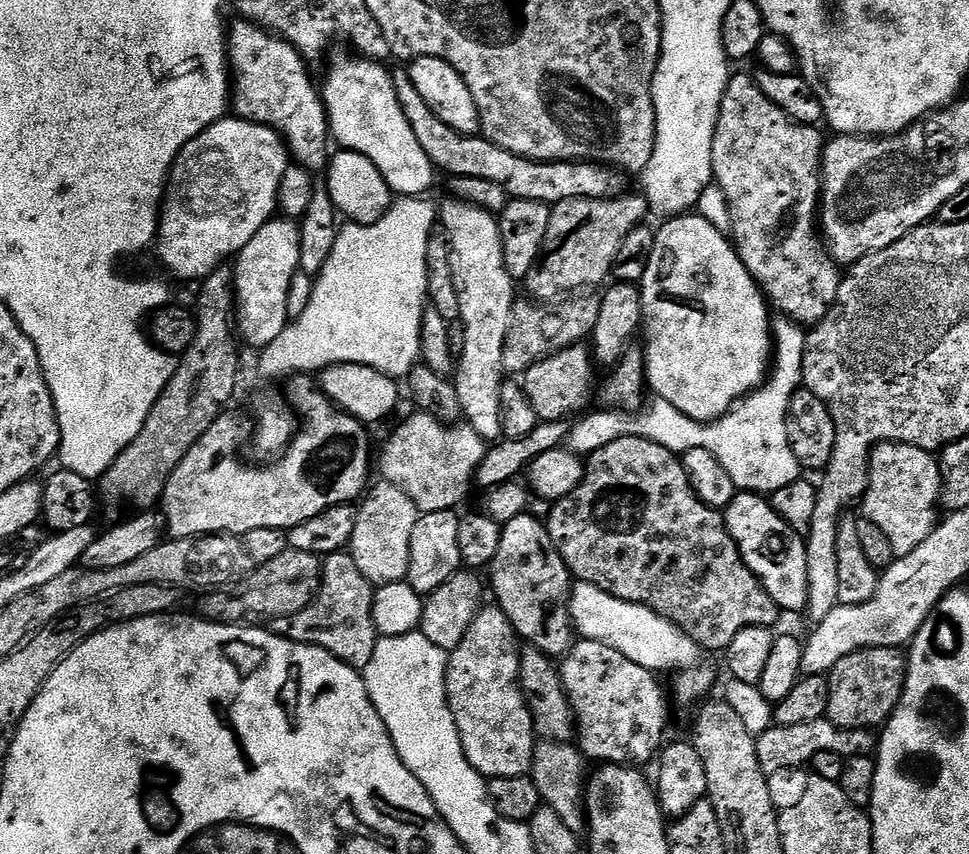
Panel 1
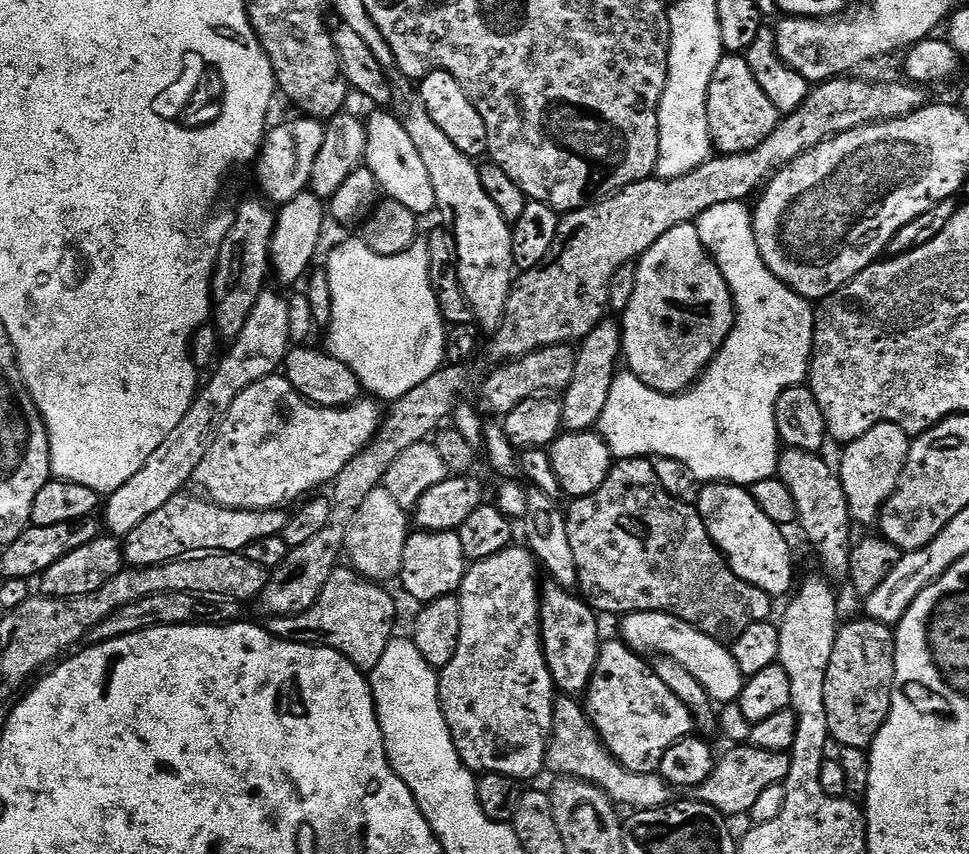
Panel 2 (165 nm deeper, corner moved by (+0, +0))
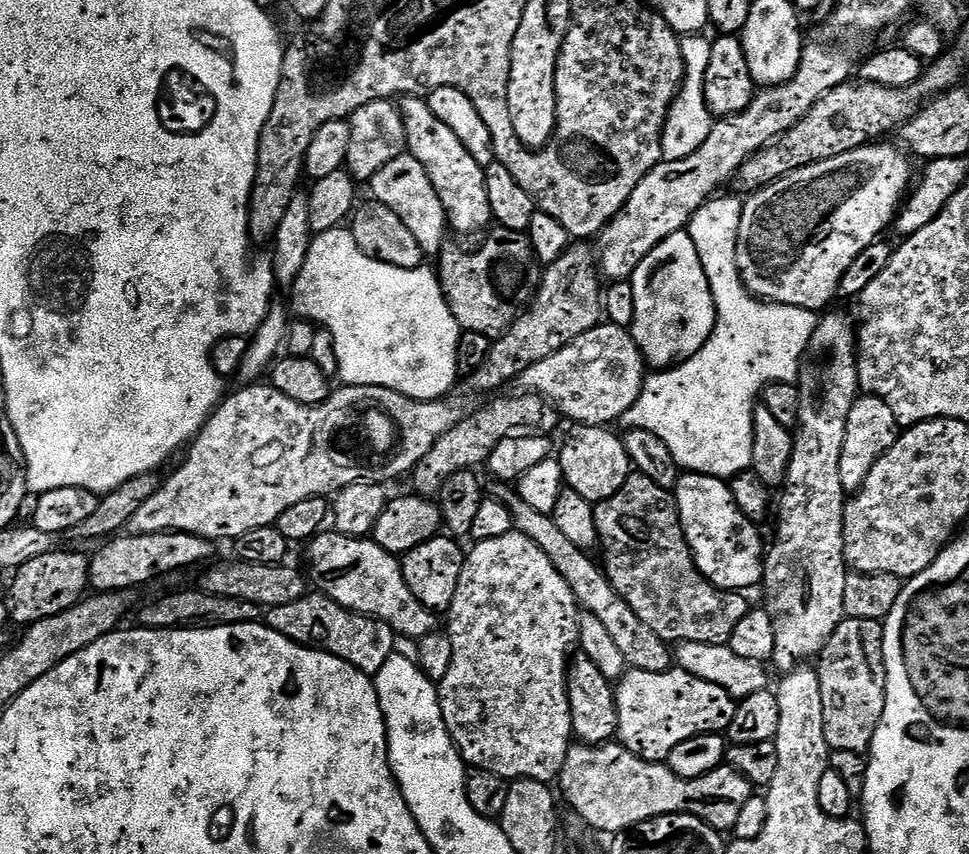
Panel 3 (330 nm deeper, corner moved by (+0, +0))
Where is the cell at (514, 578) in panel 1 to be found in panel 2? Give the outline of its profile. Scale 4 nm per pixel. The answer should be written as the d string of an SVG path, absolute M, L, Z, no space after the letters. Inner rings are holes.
M548 582L540 590L540 641L557 693L573 698L587 693L602 643L597 613L573 589Z

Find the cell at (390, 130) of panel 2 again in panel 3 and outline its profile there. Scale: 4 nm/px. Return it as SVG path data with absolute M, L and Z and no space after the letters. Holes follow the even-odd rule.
M411 154L394 158L394 162L387 163L386 166L382 166L382 170L378 170L378 174L374 174L370 188L372 188L371 199L384 203L402 218L403 225L421 244L425 257L439 257L441 247L446 240L444 232L446 233L448 228L448 216L434 186L430 186L430 178L422 162L418 162L418 158L414 158Z

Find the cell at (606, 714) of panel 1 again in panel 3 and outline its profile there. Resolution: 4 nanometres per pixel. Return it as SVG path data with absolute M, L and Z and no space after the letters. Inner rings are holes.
M676 666L666 672L628 668L615 685L618 726L616 736L638 758L653 762L667 761L670 750L686 738L703 732L727 733L734 722L737 701L722 686L706 682Z

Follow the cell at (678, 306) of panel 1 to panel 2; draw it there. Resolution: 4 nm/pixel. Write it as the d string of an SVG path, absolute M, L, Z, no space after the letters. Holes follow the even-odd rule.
M695 223L666 230L636 264L634 298L622 313L622 356L627 371L646 382L646 386L675 396L700 379L735 326L732 291L702 246Z

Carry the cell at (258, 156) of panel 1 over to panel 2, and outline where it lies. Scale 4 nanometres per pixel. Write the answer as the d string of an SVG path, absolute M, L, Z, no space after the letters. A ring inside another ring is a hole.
M299 118L293 124L280 124L267 133L258 153L256 180L265 197L273 205L288 204L310 185L310 174L314 172L314 161L322 147L324 124L311 118ZM273 131L273 132L272 132ZM260 160L260 161L259 161Z

